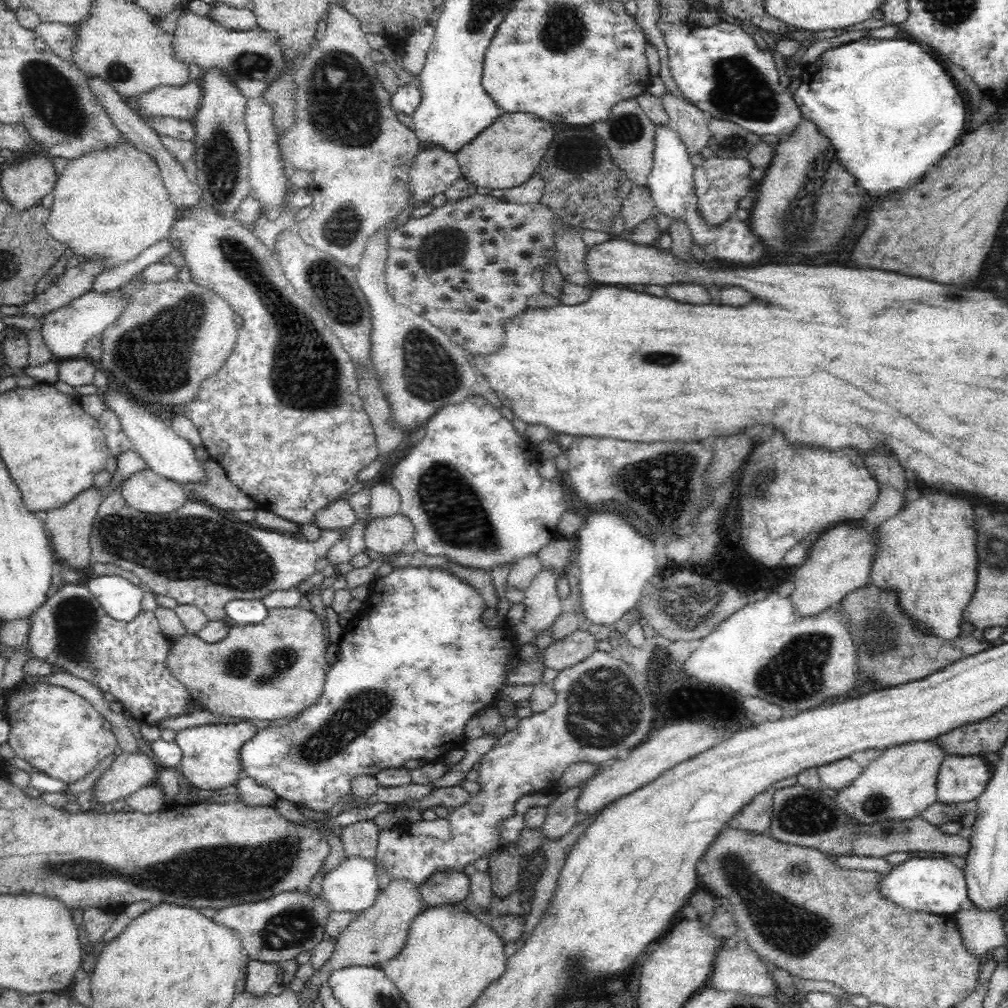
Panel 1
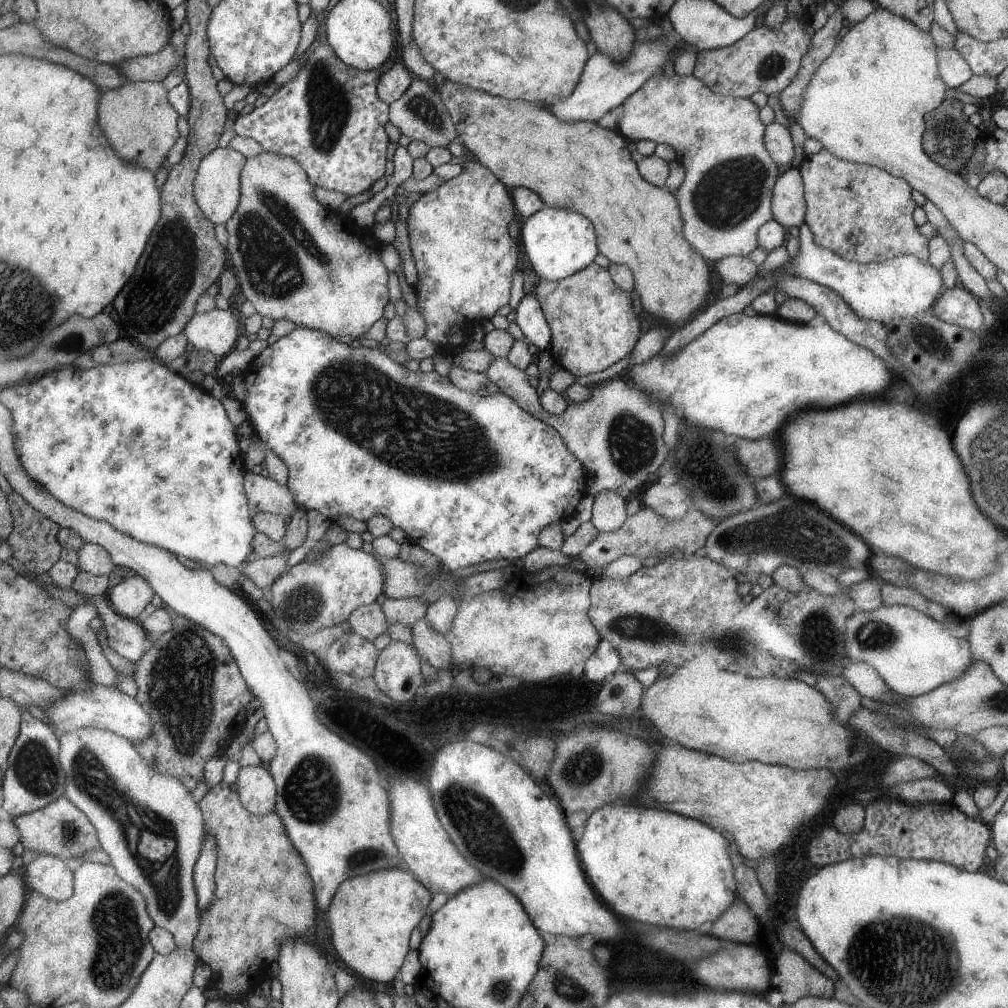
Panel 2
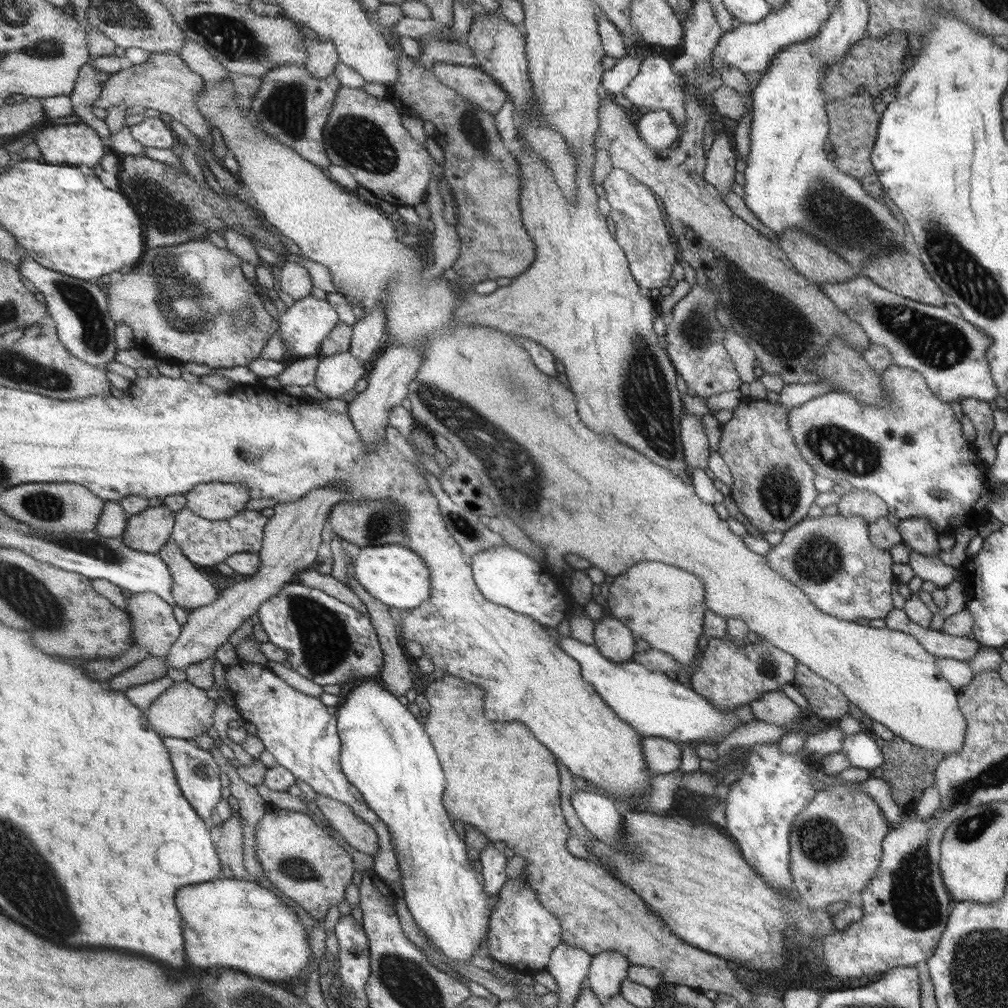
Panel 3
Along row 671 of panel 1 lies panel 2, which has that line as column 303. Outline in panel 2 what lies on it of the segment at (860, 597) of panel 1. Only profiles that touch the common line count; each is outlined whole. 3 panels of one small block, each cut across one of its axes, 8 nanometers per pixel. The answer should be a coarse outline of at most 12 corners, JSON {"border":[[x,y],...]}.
{"border":[[221,779],[197,803],[215,890],[192,951],[218,999],[313,940],[305,862]]}

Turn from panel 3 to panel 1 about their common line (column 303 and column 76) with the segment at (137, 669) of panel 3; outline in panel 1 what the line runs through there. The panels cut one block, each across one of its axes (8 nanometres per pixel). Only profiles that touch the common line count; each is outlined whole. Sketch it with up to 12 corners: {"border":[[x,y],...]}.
{"border":[[92,483],[46,513],[56,557],[72,570],[92,561],[89,538],[104,500]]}

